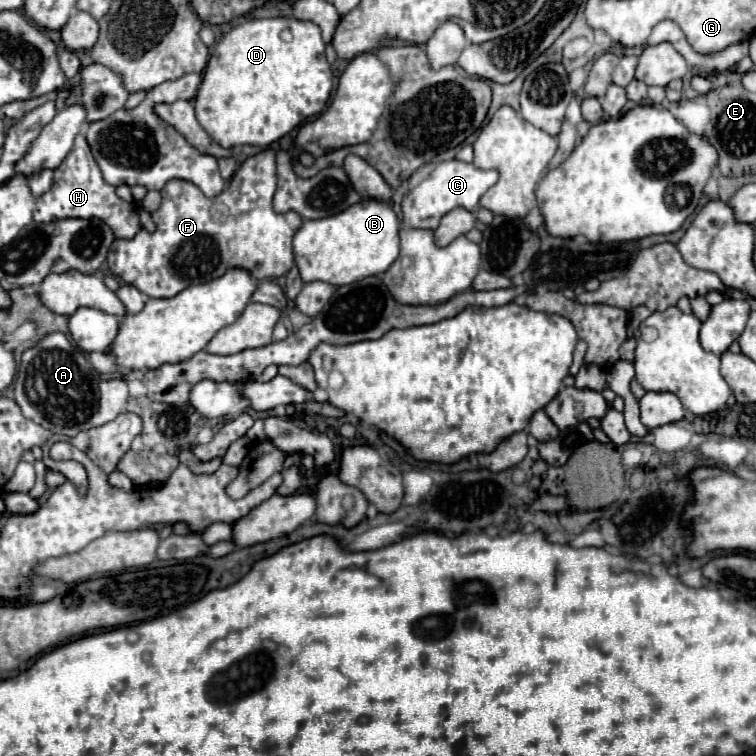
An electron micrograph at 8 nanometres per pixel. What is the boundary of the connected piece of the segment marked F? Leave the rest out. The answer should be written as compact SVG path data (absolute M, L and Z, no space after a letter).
M270 148L242 162L226 190L214 198L204 196L190 182L172 180L160 192L160 208L152 212L156 230L148 232L142 228L132 240L114 240L108 252L108 266L120 280L136 286L150 298L172 298L190 284L220 278L228 268L248 270L256 282L280 278L294 266L292 236L302 226L302 218L296 212L274 212L274 190L276 164Z

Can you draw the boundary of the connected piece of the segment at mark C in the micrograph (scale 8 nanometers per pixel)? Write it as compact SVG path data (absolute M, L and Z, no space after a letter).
M444 160L438 162L436 168L416 186L412 188L404 200L402 200L402 214L404 214L404 224L412 228L430 228L434 230L440 222L440 218L452 210L452 208L466 208L470 212L476 210L480 196L494 186L498 180L496 170L480 170L474 164L466 164L460 160Z

